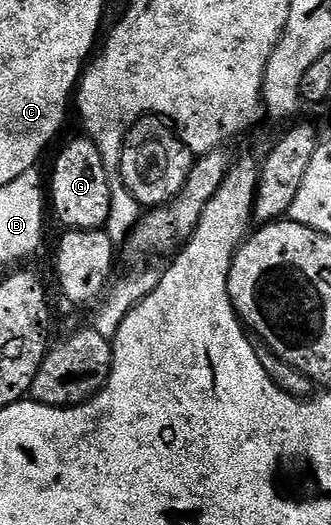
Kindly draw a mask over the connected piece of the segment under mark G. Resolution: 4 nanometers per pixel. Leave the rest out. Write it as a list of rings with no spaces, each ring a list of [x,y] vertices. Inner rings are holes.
[[[86,137],[75,139],[55,159],[55,168],[49,175],[49,207],[64,224],[73,231],[98,231],[106,228],[111,203],[111,178],[105,169],[105,161],[95,142]]]

